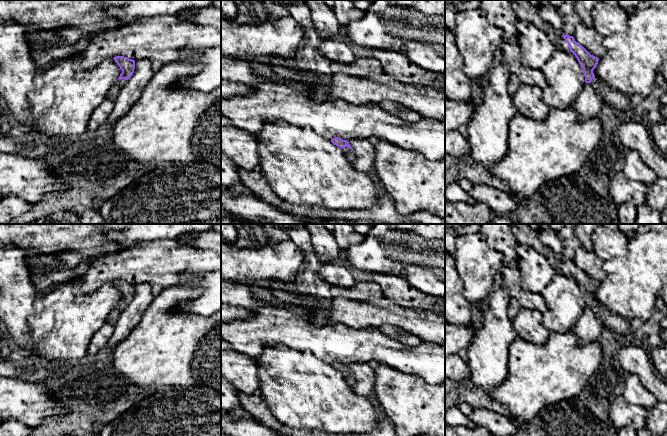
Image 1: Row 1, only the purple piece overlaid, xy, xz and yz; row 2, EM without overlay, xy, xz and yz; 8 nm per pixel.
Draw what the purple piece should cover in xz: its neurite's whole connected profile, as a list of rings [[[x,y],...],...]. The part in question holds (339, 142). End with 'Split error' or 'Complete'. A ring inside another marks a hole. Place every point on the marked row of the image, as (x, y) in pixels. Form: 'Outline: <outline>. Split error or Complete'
Outline: [[[335,137],[335,138],[333,138],[333,139],[331,140],[331,142],[332,142],[334,145],[336,145],[336,146],[338,146],[338,147],[340,147],[340,148],[343,149],[343,152],[344,152],[345,156],[347,157],[347,159],[348,159],[351,163],[354,163],[354,162],[355,162],[356,156],[355,156],[355,154],[354,154],[354,152],[353,152],[353,150],[352,150],[352,148],[351,148],[351,146],[350,146],[350,144],[349,144],[348,141],[343,140],[343,139],[341,139],[341,138],[338,138],[338,137]]]. Split error

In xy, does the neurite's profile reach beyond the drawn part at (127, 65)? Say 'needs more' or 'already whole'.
needs more

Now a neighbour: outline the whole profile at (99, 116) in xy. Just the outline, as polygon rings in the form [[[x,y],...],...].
[[[106,98],[92,113],[87,130],[95,132],[100,126],[106,123],[106,120],[112,110],[114,109],[115,102]]]

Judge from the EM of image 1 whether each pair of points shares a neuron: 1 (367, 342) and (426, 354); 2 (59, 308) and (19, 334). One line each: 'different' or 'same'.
1: same
2: different

